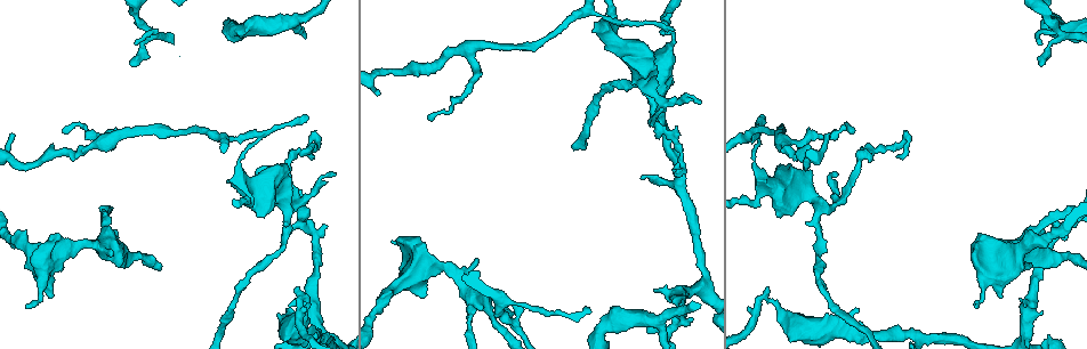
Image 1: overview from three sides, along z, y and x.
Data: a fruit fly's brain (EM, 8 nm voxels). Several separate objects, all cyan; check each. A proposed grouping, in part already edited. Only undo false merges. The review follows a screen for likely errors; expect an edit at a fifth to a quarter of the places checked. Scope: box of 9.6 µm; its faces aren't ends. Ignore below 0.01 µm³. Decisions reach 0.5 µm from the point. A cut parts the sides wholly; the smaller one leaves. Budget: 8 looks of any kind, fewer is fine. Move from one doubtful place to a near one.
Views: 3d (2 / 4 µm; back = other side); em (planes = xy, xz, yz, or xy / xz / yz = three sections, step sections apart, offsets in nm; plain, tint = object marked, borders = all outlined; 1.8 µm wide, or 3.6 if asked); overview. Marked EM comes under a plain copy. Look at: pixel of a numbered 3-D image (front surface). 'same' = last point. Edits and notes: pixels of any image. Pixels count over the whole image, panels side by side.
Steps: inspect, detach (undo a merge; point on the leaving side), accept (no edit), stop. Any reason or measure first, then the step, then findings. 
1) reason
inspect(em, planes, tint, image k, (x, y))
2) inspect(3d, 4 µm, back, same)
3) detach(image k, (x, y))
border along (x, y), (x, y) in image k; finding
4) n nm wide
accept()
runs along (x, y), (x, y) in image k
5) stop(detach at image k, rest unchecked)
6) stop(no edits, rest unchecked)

calibre changes
inspect(em, 3.6 µm, xy, step 8, tint, image 1, (656, 104))

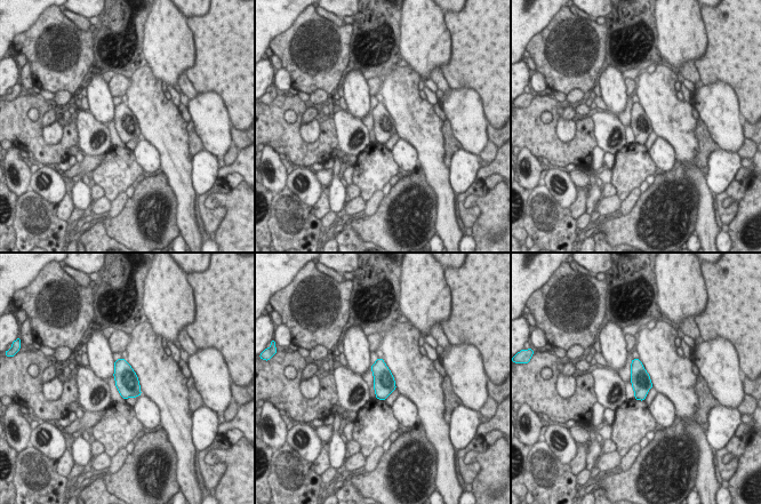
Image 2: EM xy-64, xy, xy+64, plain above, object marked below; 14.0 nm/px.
inspect(em, 3.6 µm, planes, tint, same)

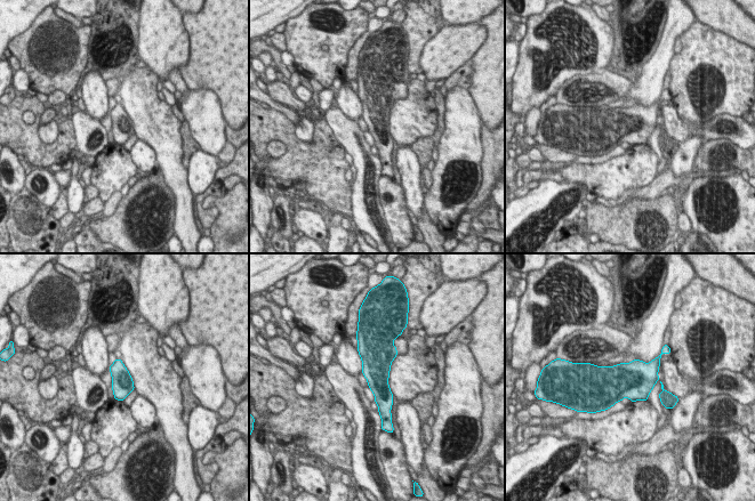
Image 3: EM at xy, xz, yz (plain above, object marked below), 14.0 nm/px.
accept()
continuous, no second neuron

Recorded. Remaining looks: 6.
sharp bend
inspect(em, xz, step 16, tint, image 1, (303, 298))

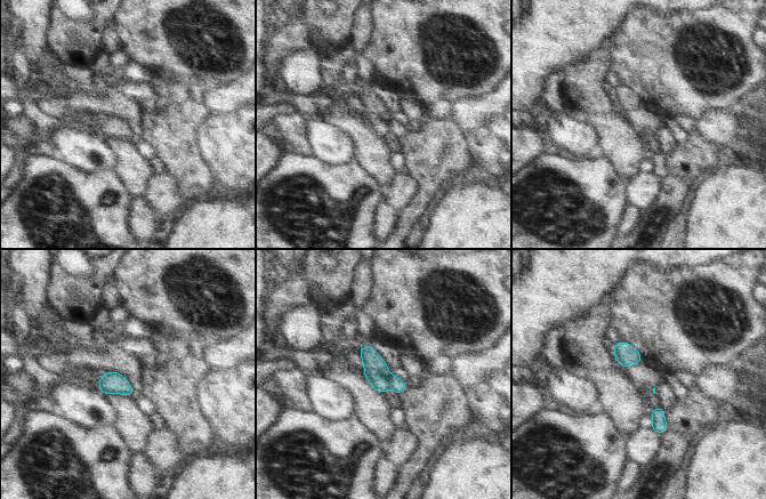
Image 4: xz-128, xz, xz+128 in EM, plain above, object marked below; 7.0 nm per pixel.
cut it another way
inspect(em, planes, borders, same)

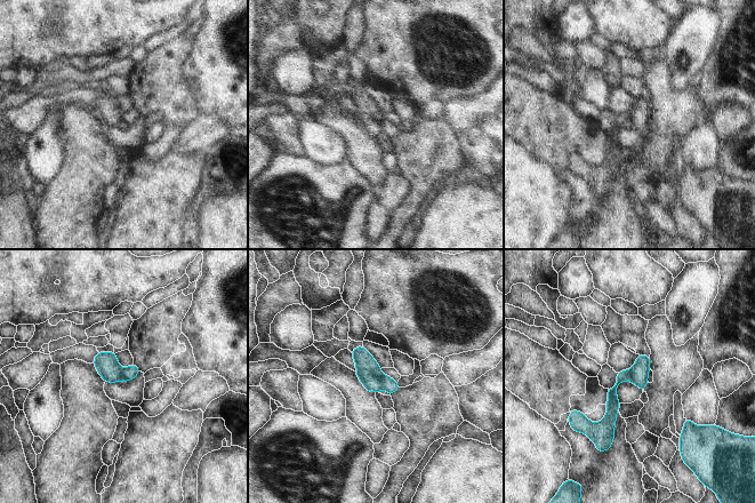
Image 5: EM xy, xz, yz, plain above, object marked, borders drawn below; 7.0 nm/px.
detach(image 5, (367, 368))
the part that leaves runs along (644, 358), (612, 390), (608, 441) in image 5; a second neuron is stuck on

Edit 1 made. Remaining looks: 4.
inspect(overview)

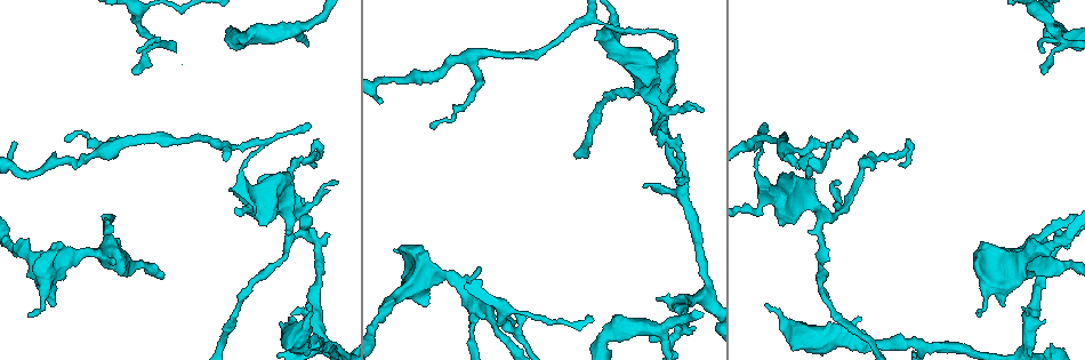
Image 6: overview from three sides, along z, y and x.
abrupt turn
inspect(3d, 4 µm, image 6, (894, 156))

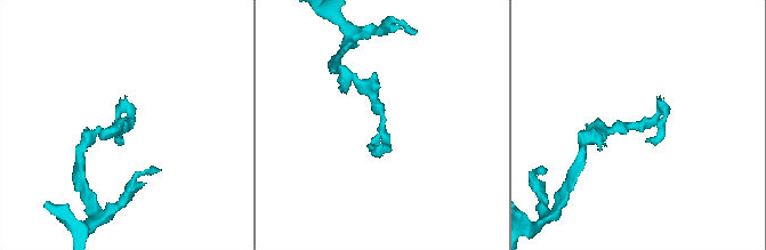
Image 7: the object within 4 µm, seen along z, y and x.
inspect(em, yz, step 4, tint, image 7, (123, 128))

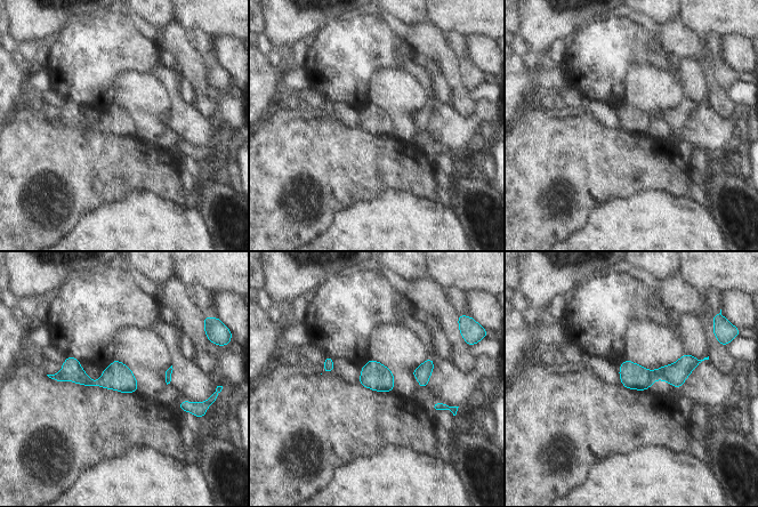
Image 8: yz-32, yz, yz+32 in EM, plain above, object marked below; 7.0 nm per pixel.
another direction
inspect(em, planes, tint, same)

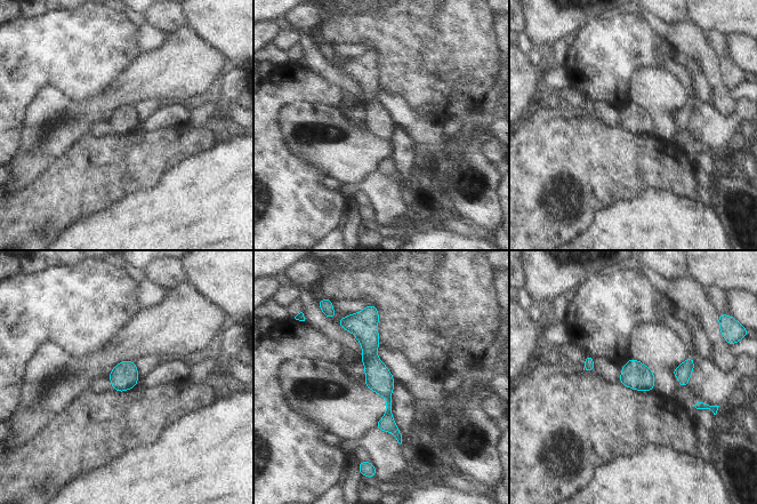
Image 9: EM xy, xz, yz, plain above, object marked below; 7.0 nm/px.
190 nm wide
accept()
runs along (369, 311), (369, 358), (399, 437) in image 9; all the same neuron

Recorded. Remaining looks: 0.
stop(detach at image 5, rest unchecked)

